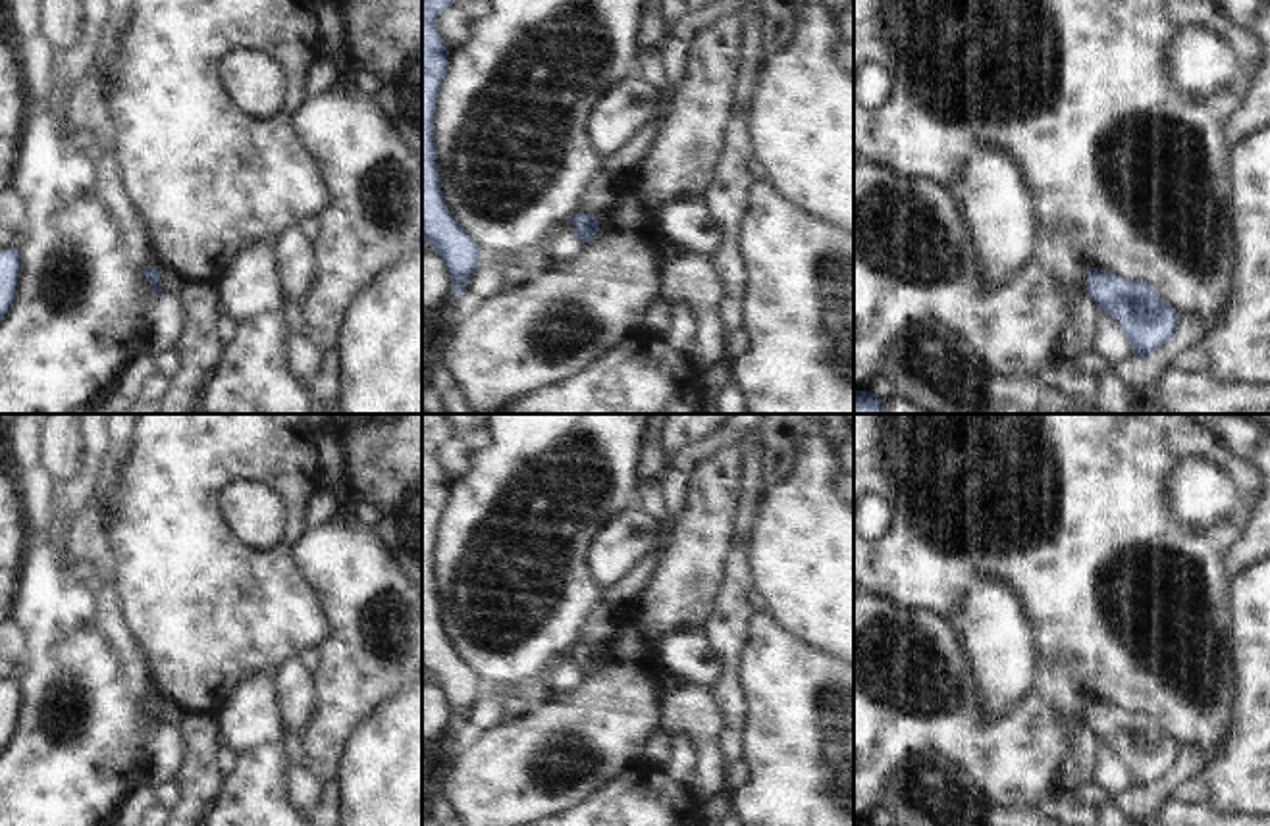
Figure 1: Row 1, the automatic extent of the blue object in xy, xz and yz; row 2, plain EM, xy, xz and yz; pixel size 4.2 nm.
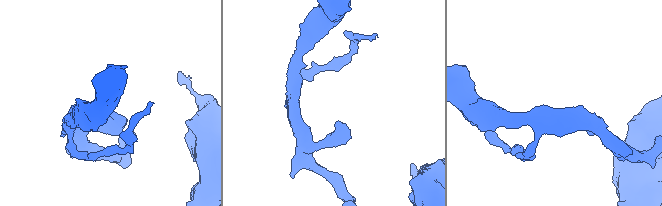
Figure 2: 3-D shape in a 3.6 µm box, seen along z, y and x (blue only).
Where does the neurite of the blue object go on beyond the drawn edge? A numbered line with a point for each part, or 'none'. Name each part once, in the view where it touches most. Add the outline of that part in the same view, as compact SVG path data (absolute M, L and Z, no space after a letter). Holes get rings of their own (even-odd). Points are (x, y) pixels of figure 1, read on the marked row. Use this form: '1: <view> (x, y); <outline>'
none

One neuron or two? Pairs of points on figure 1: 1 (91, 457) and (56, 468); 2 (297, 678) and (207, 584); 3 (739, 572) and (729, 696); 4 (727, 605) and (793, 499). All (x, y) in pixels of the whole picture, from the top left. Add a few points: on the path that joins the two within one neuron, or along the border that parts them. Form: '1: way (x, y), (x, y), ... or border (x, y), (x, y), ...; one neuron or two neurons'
1: border (79, 434), (79, 470), (66, 484); two neurons
2: border (295, 655), (272, 676); two neurons
3: way (731, 603), (729, 665); one neuron
4: border (744, 551), (754, 590); two neurons

